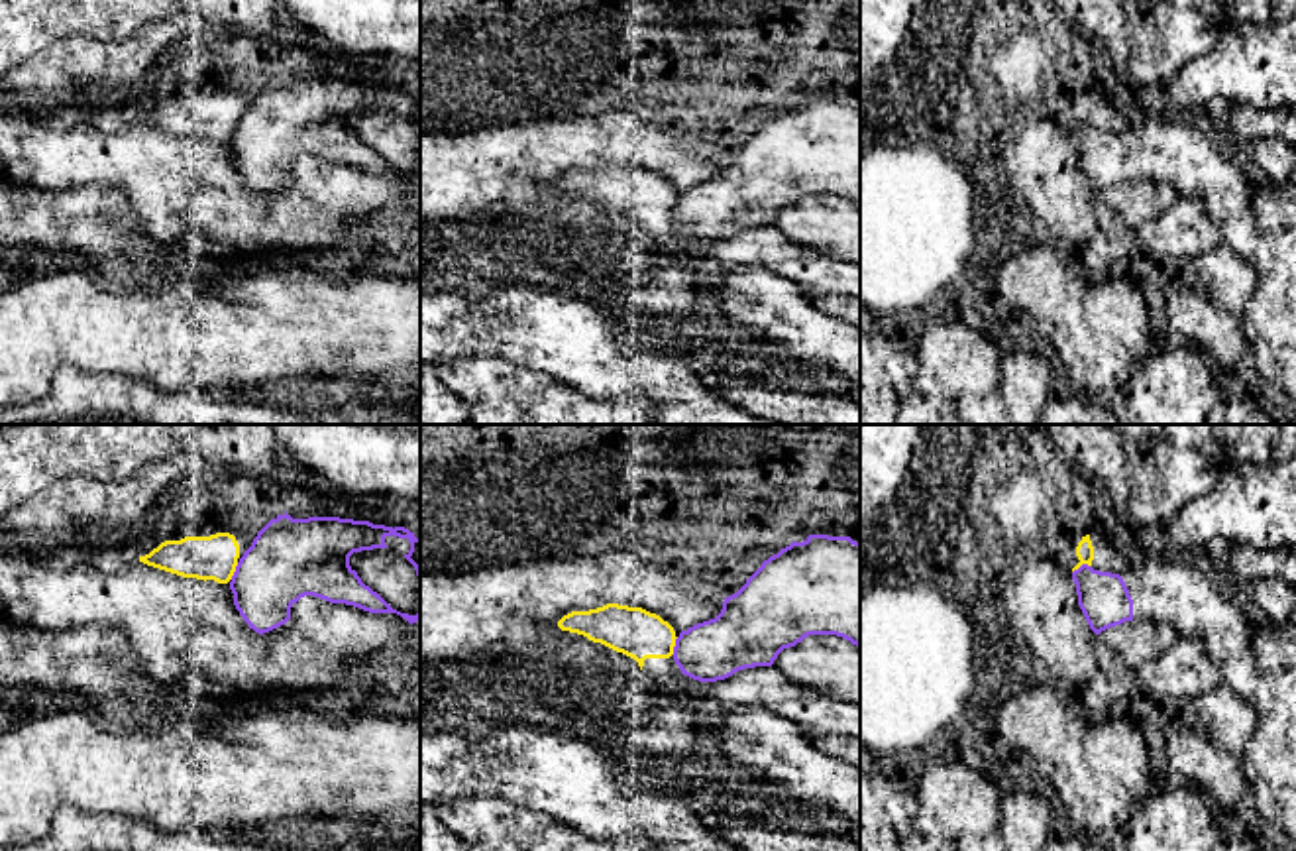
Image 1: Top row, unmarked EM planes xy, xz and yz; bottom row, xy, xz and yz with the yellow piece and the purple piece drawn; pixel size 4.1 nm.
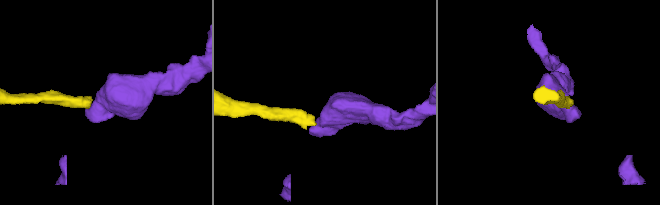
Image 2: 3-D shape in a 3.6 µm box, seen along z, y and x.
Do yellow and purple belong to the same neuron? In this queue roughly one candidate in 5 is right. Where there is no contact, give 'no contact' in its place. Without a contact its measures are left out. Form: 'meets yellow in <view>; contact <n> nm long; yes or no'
meets yellow in yz; contact 90 nm long; no

